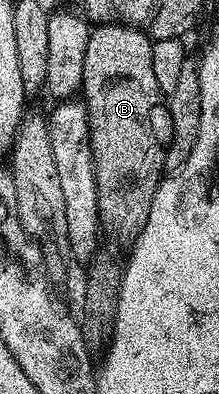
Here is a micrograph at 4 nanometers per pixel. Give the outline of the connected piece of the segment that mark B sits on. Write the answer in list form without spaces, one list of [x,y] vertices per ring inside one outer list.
[[[107,22],[93,27],[88,36],[88,52],[84,52],[84,80],[80,91],[81,101],[86,107],[88,124],[90,125],[90,151],[94,157],[94,171],[96,172],[96,192],[98,193],[98,224],[103,235],[106,234],[118,246],[133,247],[142,235],[144,224],[148,220],[148,212],[152,208],[154,194],[158,190],[158,184],[163,177],[166,146],[170,142],[170,120],[167,110],[167,99],[162,93],[160,84],[156,84],[156,75],[152,73],[152,42],[145,33],[142,34],[137,25],[123,24],[121,22]]]

